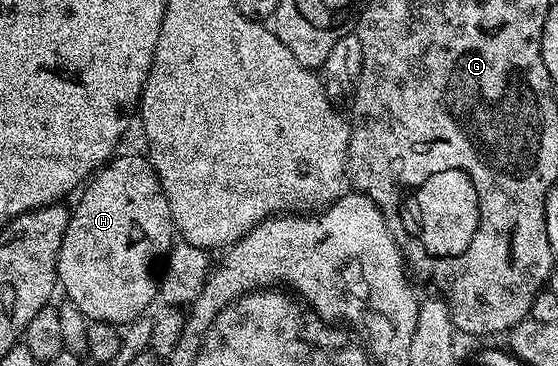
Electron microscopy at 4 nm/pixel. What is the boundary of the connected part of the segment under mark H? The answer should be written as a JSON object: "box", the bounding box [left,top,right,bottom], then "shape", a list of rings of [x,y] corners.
{"box":[58,155,176,325],"shape":[[[121,155],[111,158],[77,196],[78,204],[73,204],[68,229],[62,234],[62,244],[58,250],[58,283],[61,290],[62,287],[66,290],[65,298],[80,309],[87,320],[115,325],[132,322],[153,299],[155,302],[156,277],[154,279],[150,270],[158,258],[159,262],[167,254],[176,239],[170,206],[149,158]]]}

